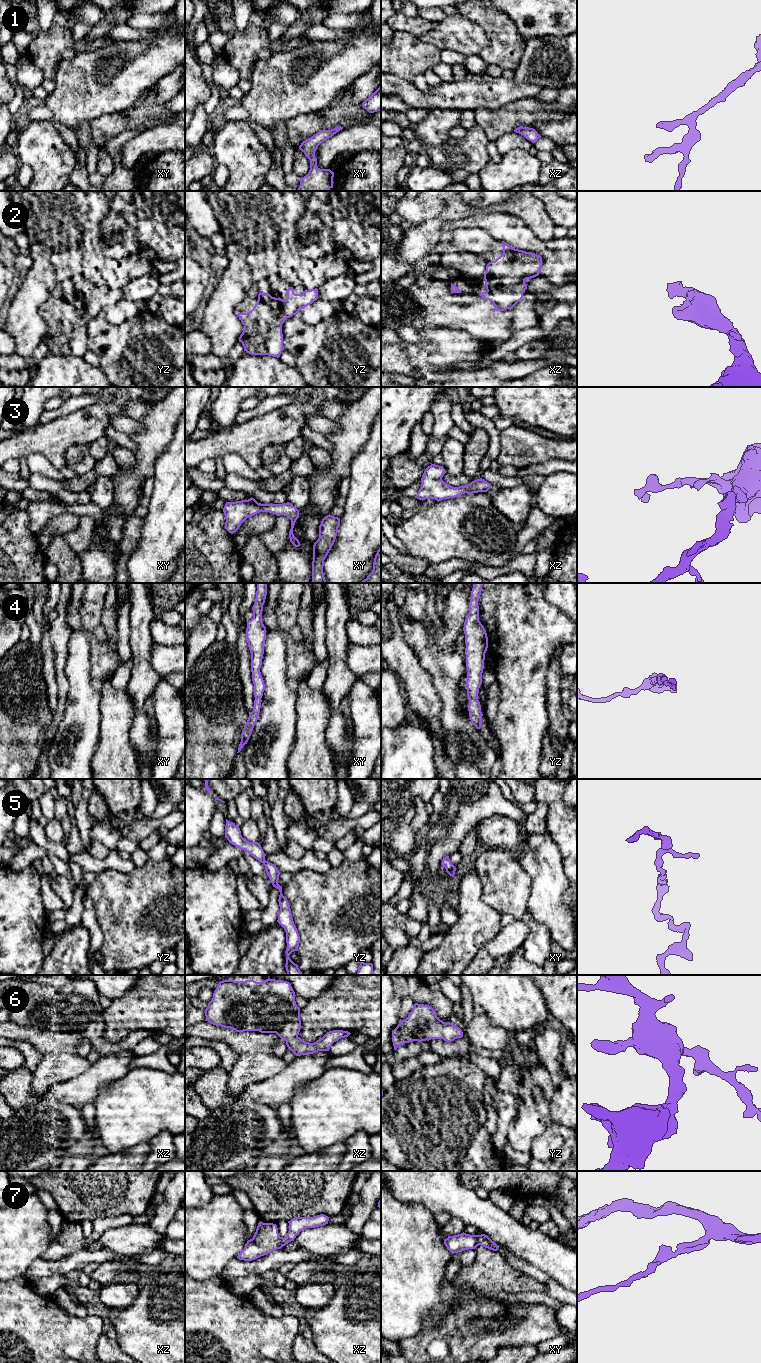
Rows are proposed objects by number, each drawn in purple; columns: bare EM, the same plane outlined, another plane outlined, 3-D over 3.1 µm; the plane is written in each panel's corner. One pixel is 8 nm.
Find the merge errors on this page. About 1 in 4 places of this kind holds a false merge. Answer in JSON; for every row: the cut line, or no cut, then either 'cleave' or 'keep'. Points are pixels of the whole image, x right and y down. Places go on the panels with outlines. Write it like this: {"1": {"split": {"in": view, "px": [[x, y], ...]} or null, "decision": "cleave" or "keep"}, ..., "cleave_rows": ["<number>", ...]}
{"1": {"split": null, "decision": "keep"}, "2": {"split": null, "decision": "keep"}, "3": {"split": null, "decision": "keep"}, "4": {"split": null, "decision": "keep"}, "5": {"split": null, "decision": "keep"}, "6": {"split": null, "decision": "keep"}, "7": {"split": null, "decision": "keep"}, "cleave_rows": []}

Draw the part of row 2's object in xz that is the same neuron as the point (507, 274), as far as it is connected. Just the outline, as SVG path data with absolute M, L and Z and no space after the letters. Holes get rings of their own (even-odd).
M500 244L503 254L487 264L484 273L486 291L479 294L492 302L493 311L512 309L521 302L528 285L525 280L538 276L542 266L541 256Z

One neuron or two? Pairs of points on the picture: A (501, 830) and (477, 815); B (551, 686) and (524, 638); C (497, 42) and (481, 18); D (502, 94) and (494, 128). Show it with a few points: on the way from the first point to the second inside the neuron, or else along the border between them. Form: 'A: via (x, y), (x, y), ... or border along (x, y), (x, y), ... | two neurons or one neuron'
A: border along (506, 816), (491, 815), (485, 817), (471, 828) | two neurons
B: border along (552, 655), (546, 671), (546, 700) | two neurons
C: via (497, 36), (487, 24) | one neuron
D: border along (521, 98), (493, 108), (476, 109) | two neurons

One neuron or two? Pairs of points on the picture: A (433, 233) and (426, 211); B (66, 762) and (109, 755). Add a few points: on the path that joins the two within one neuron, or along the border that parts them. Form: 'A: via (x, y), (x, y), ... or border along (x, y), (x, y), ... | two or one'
A: border along (437, 217), (424, 220), (416, 225) | two
B: border along (99, 736), (97, 747), (91, 759), (91, 768) | two

